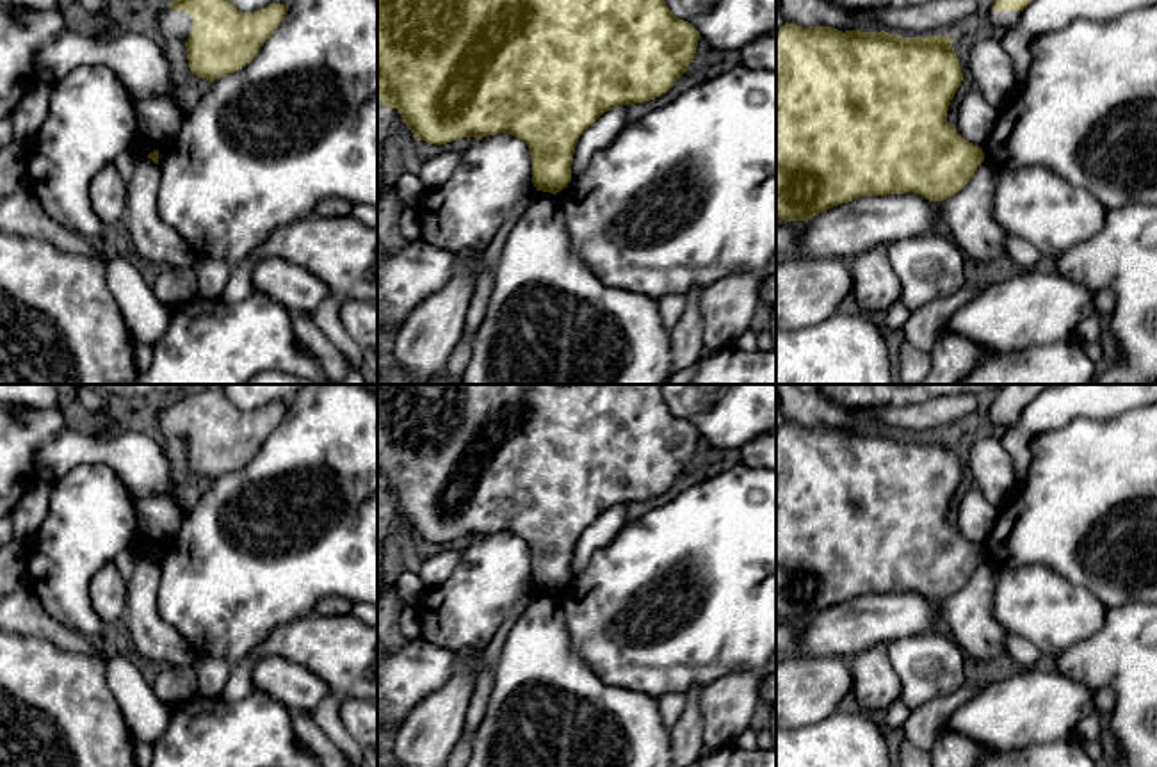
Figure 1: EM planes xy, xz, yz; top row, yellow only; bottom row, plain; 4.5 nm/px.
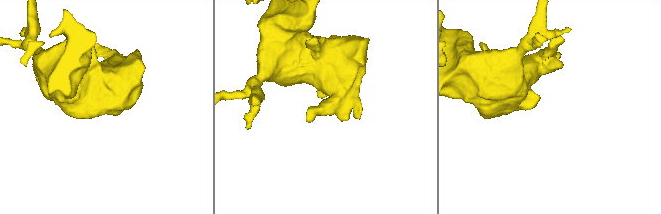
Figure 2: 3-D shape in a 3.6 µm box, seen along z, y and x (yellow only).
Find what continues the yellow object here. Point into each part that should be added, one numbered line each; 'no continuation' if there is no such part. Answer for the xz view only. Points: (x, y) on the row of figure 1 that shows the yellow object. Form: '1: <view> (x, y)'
no continuation

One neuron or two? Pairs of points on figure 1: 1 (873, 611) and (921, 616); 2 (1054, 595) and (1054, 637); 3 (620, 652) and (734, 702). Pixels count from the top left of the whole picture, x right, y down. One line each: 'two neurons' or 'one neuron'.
1: one neuron
2: one neuron
3: two neurons

